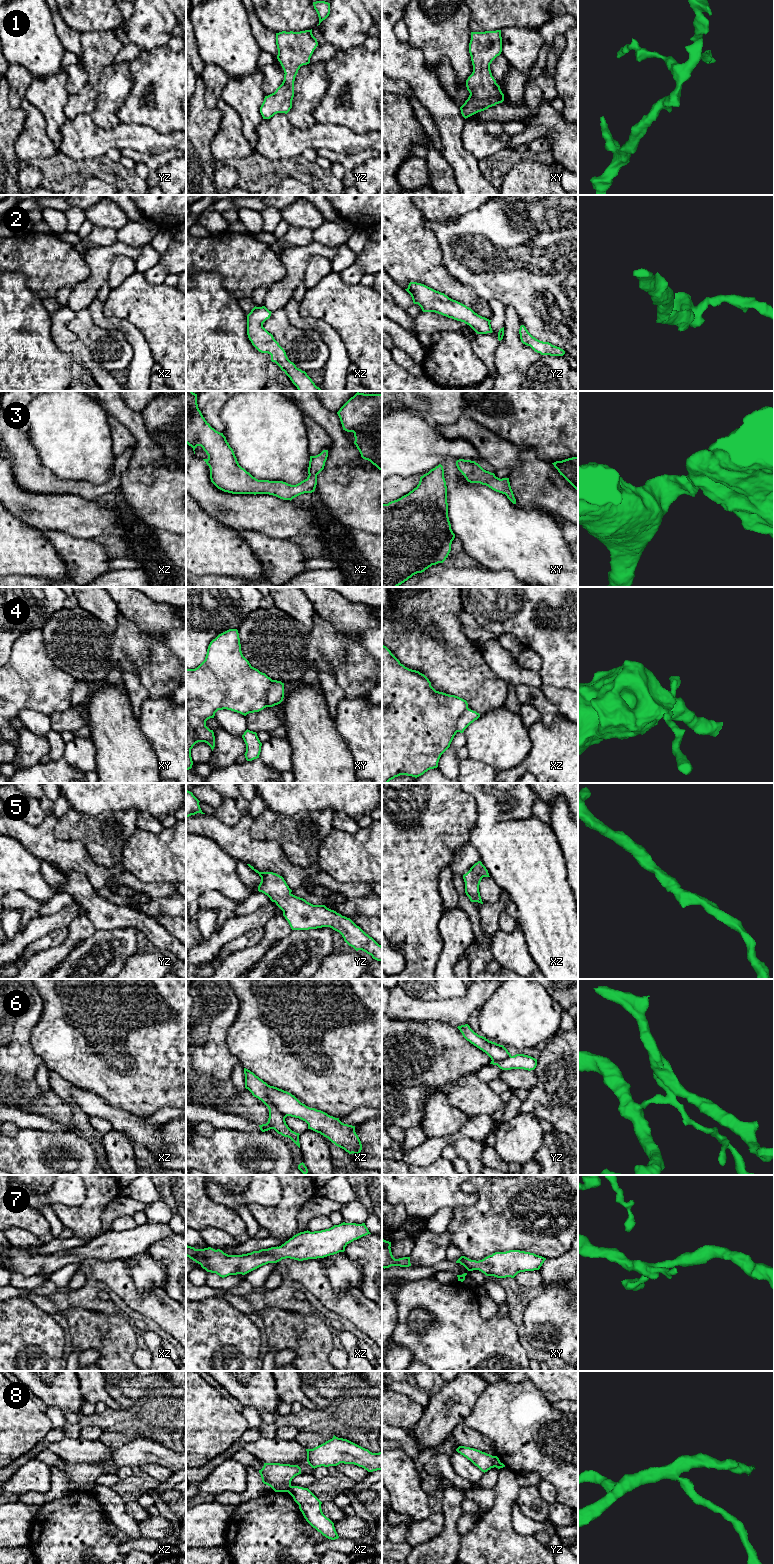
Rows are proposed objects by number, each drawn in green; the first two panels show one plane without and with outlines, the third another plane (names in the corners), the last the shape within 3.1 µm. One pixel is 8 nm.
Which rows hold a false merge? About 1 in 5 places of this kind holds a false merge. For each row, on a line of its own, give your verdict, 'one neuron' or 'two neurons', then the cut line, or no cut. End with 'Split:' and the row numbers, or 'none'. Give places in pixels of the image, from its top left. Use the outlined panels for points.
1: one neuron; no cut
2: one neuron; no cut
3: one neuron; no cut
4: one neuron; no cut
5: one neuron; no cut
6: two neurons; cut in xz along (266, 1084), (266, 1092), (269, 1099), (285, 1117)
7: one neuron; no cut
8: two neurons; cut in xz along (290, 1485), (287, 1491)
Split: 6, 8

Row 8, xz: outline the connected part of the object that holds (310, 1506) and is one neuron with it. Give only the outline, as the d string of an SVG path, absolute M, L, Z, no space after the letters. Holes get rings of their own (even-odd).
M290 1486L288 1493L299 1505L304 1518L313 1528L328 1539L339 1538L334 1523L322 1512L322 1502L308 1488Z

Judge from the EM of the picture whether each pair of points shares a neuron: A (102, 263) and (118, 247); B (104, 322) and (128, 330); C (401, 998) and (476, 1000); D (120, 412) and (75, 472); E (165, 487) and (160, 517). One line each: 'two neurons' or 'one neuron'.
A: one neuron
B: one neuron
C: one neuron
D: two neurons
E: one neuron

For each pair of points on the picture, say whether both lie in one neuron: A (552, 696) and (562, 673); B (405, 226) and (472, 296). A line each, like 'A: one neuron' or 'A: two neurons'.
A: two neurons
B: one neuron

